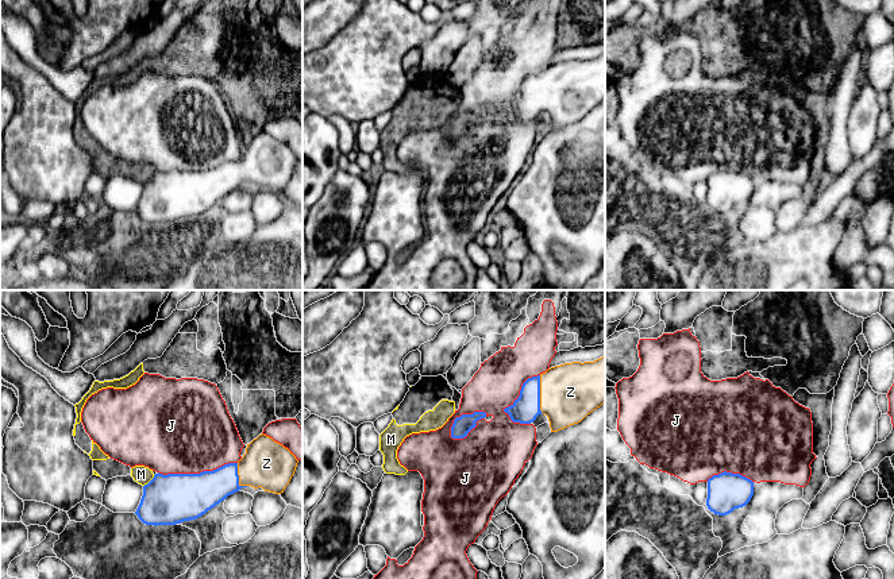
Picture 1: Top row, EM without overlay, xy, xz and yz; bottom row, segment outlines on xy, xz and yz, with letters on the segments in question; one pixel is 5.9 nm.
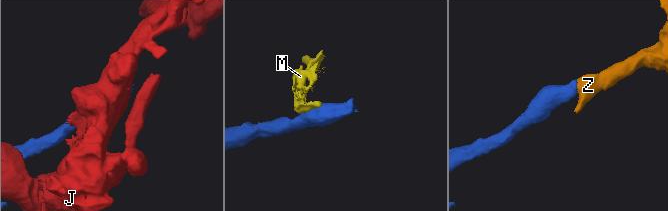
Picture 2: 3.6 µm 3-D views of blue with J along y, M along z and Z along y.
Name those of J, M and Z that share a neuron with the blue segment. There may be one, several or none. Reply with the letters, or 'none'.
Z

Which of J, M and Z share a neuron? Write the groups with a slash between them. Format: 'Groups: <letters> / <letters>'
Groups: J / M / Z

